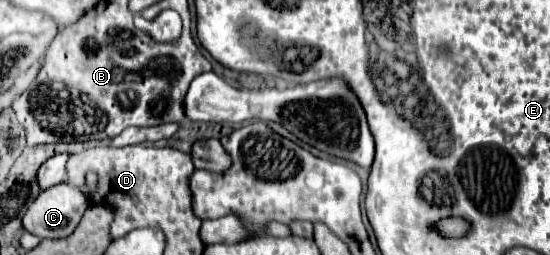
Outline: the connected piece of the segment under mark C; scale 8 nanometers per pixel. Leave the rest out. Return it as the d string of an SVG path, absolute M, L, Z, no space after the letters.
M62 182L40 192L24 214L22 224L40 238L66 238L76 230L88 206L88 198L78 186Z

